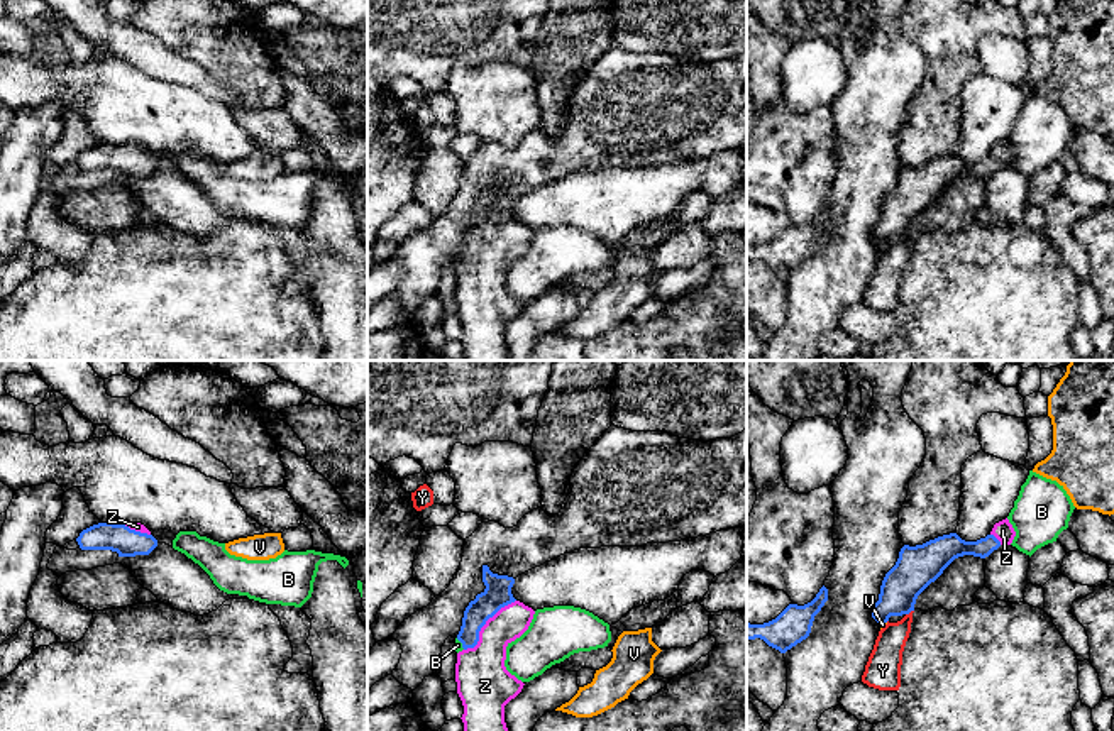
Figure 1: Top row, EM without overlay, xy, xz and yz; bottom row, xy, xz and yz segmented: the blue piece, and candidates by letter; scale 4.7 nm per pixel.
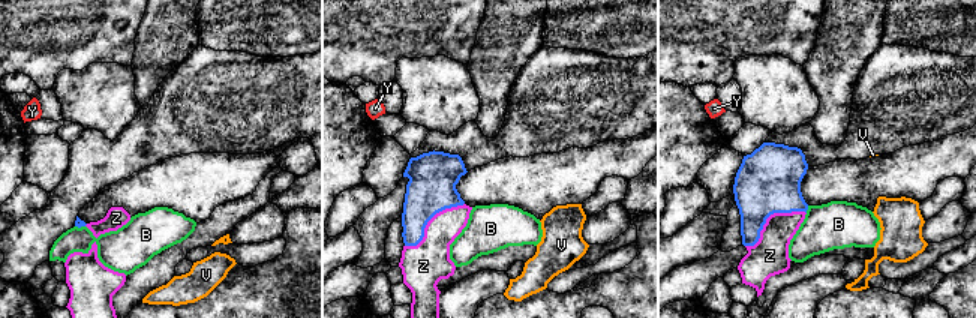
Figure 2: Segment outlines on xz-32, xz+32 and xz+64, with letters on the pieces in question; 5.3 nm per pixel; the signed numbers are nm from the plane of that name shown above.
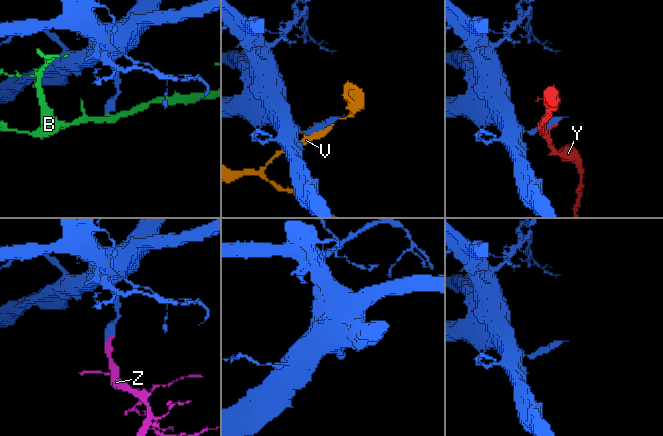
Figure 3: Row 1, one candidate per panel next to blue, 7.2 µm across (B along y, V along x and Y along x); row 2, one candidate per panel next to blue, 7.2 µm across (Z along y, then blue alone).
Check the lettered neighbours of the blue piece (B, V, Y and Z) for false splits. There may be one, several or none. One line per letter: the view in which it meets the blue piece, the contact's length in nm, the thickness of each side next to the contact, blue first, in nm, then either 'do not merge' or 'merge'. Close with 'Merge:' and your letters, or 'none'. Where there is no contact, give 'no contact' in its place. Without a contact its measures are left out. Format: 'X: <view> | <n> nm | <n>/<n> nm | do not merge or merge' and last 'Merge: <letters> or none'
B: xz | 70 nm | 120/40 nm | do not merge
V: yz | 40 nm | 190/20 nm | do not merge
Y: yz | 50 nm | 200/150 nm | do not merge
Z: xz | 340 nm | 130/240 nm | merge
Merge: Z

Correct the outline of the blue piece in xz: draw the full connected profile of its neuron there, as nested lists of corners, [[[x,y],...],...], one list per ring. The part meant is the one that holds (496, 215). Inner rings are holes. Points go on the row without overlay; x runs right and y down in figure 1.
[[[483,186],[483,203],[486,210],[466,228],[457,256],[464,269],[455,284],[464,359],[511,360],[505,327],[525,305],[506,291],[506,267],[528,250],[535,232],[513,218],[513,198]]]

